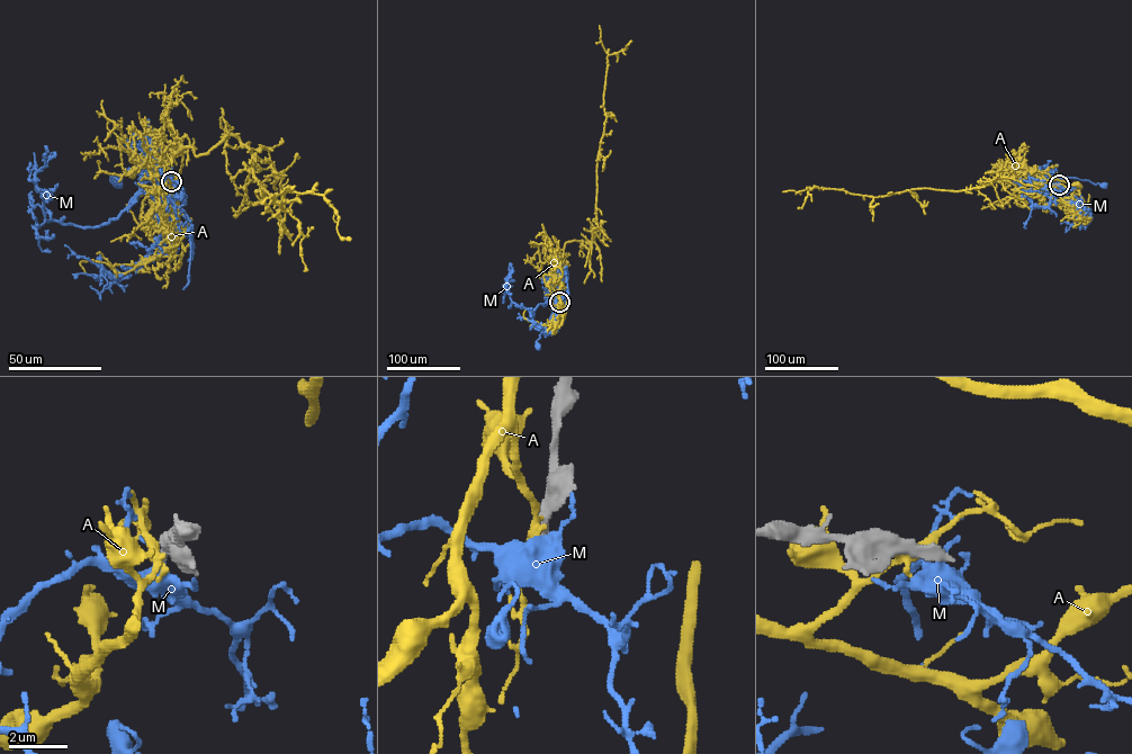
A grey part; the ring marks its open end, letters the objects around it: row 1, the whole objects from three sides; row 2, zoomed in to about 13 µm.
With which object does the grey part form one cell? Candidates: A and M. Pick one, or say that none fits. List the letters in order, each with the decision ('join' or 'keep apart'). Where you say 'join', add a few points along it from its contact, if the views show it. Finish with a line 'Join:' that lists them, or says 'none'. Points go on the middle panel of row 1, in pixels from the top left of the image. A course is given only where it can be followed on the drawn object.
A: keep apart
M: keep apart
Join: none

